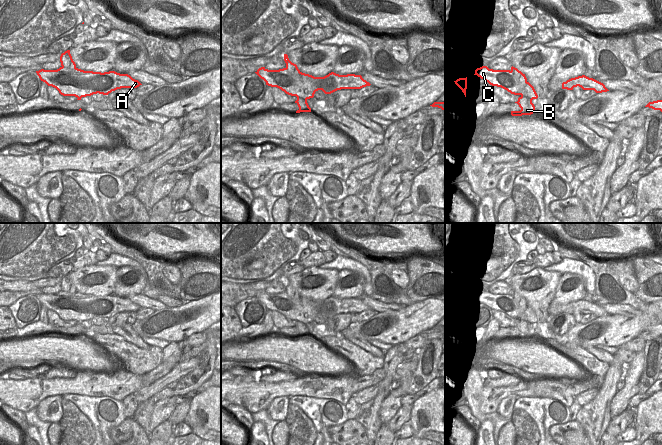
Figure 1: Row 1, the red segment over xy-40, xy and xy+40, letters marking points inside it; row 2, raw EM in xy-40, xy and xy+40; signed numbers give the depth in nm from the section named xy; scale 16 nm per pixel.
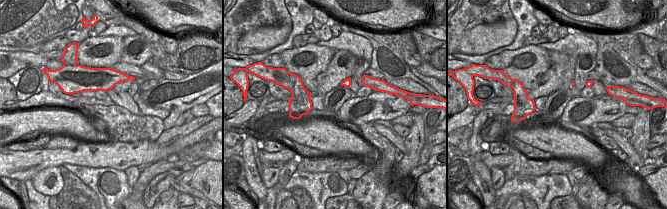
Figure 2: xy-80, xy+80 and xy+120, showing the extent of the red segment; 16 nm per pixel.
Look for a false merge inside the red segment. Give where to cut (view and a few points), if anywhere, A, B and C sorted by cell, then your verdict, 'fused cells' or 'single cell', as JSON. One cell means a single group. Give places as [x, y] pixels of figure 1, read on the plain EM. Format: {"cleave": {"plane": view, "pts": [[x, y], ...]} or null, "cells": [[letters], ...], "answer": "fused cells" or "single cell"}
{"cleave": {"plane": "xy+40", "pts": [[511, 294], [522, 314]]}, "cells": [["A", "C"], ["B"]], "answer": "fused cells"}

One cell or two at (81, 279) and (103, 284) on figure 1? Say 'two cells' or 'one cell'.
one cell

